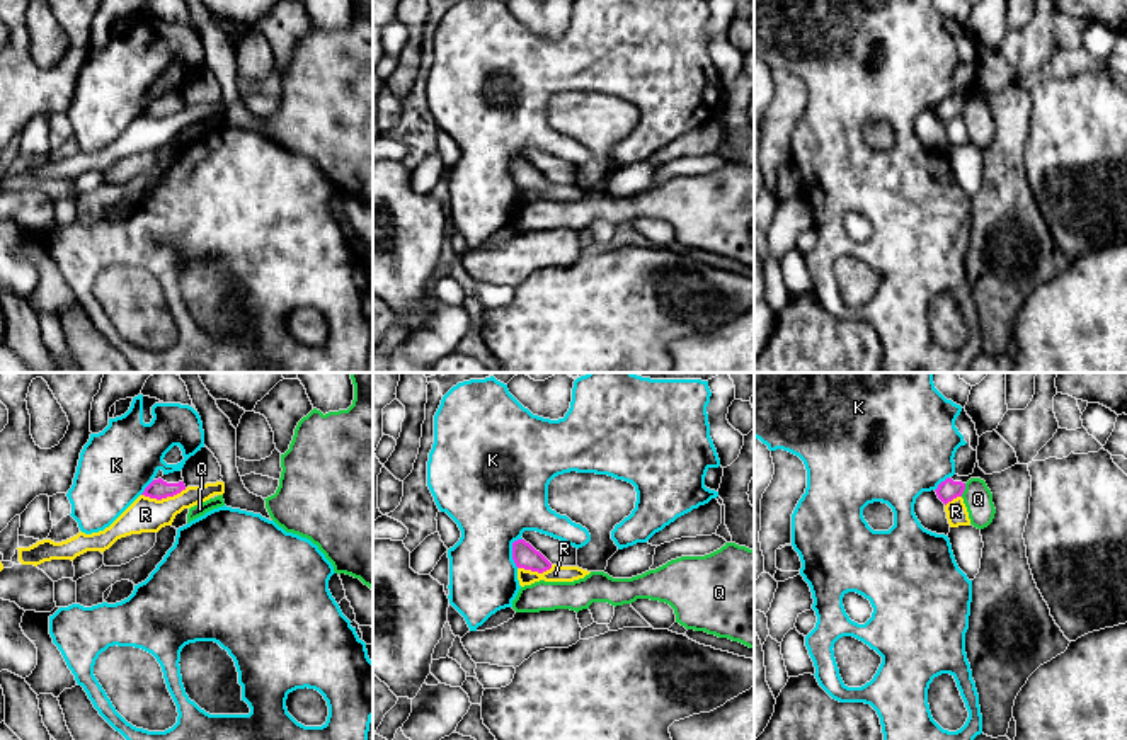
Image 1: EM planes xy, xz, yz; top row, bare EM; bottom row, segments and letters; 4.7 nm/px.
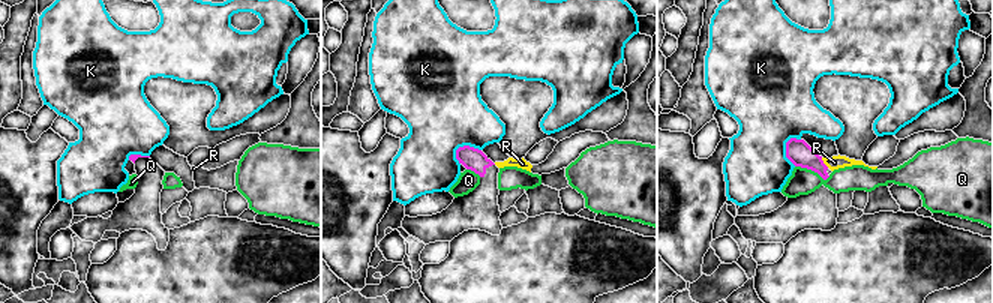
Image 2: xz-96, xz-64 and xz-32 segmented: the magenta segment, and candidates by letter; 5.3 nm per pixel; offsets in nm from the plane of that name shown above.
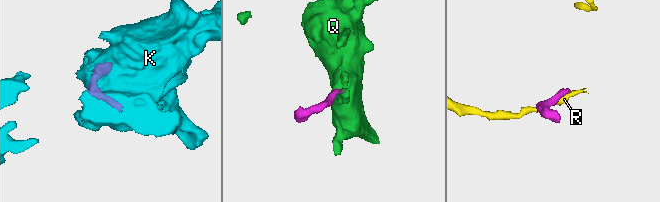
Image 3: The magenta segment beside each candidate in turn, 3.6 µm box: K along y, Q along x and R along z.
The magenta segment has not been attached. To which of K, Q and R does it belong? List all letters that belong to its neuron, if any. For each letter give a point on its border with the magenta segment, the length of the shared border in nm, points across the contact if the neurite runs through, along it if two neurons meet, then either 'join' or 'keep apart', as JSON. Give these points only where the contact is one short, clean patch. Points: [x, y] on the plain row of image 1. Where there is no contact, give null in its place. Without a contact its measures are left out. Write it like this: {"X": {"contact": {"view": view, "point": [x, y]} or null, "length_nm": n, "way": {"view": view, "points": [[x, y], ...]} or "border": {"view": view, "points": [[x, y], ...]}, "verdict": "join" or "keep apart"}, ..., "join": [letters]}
{"K": {"contact": {"view": "xz", "point": [513, 170]}, "length_nm": 150, "verdict": "keep apart"}, "Q": {"contact": {"view": "yz", "point": [964, 108]}, "length_nm": 70, "border": {"view": "yz", "points": [[966, 102], [961, 114]]}, "verdict": "keep apart"}, "R": {"contact": {"view": "xy", "point": [164, 116]}, "length_nm": 220, "border": {"view": "xy", "points": [[186, 108], [160, 118], [142, 114]]}, "verdict": "keep apart"}, "join": []}

